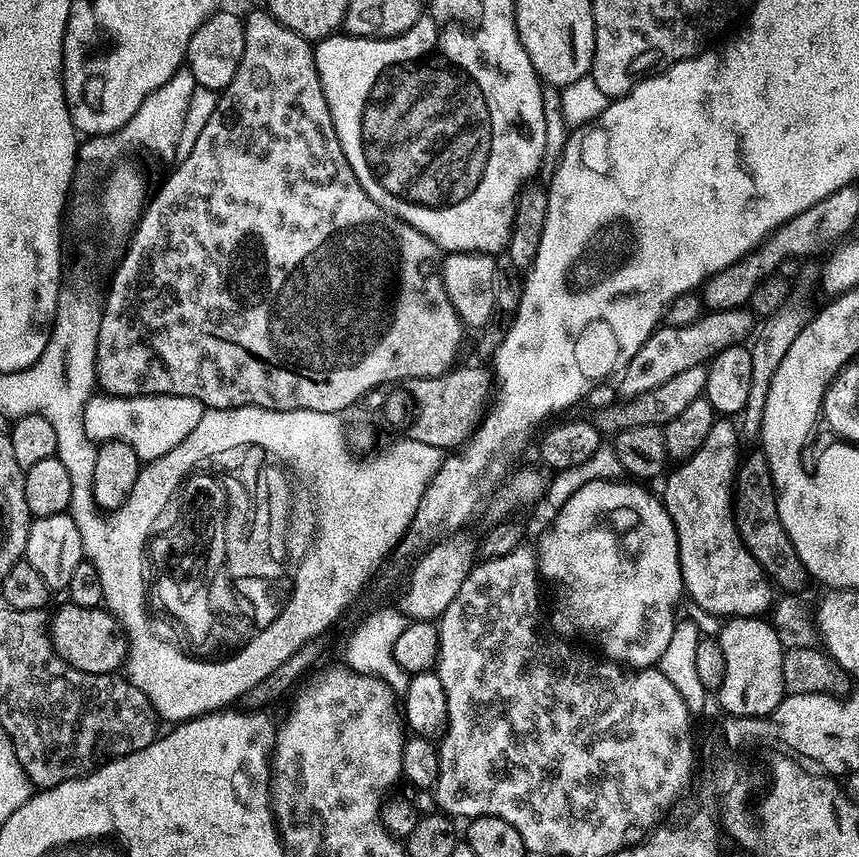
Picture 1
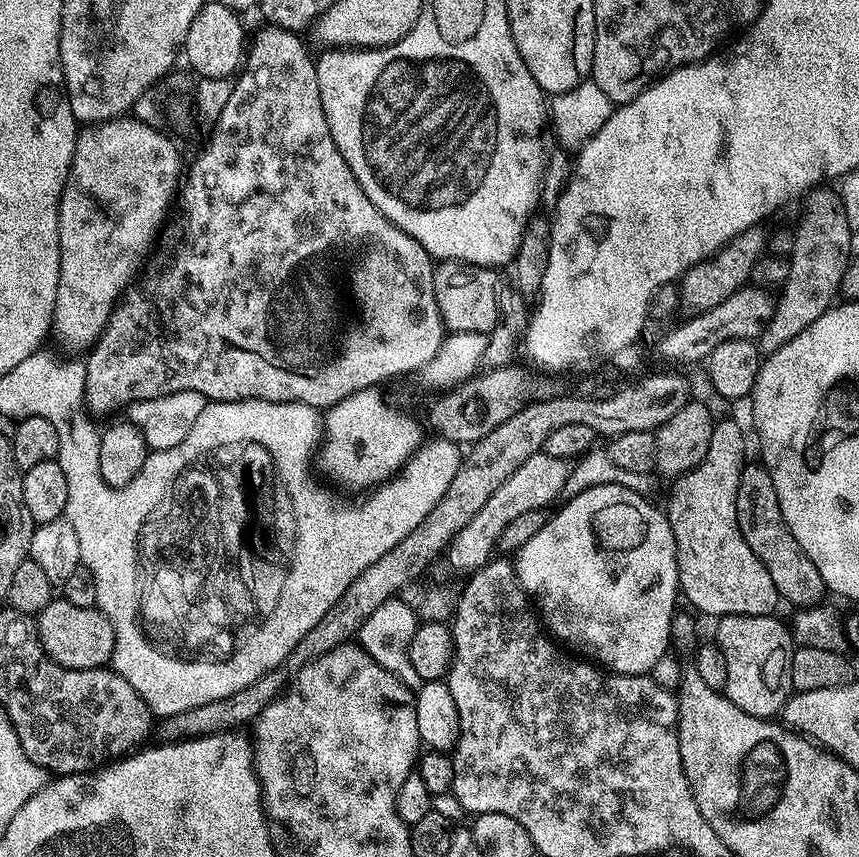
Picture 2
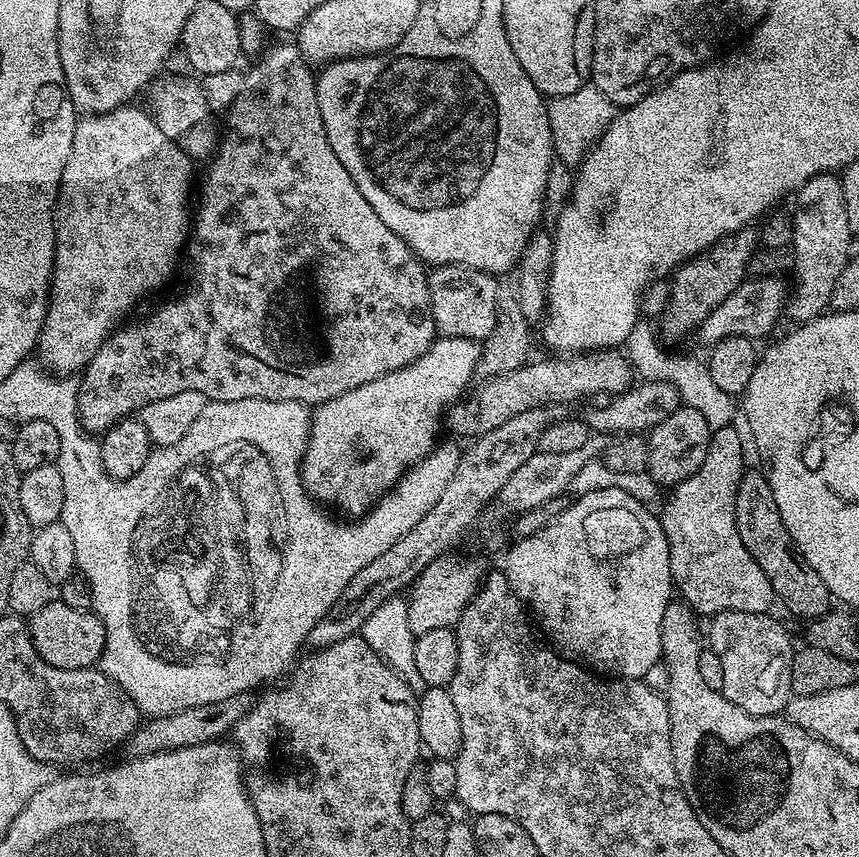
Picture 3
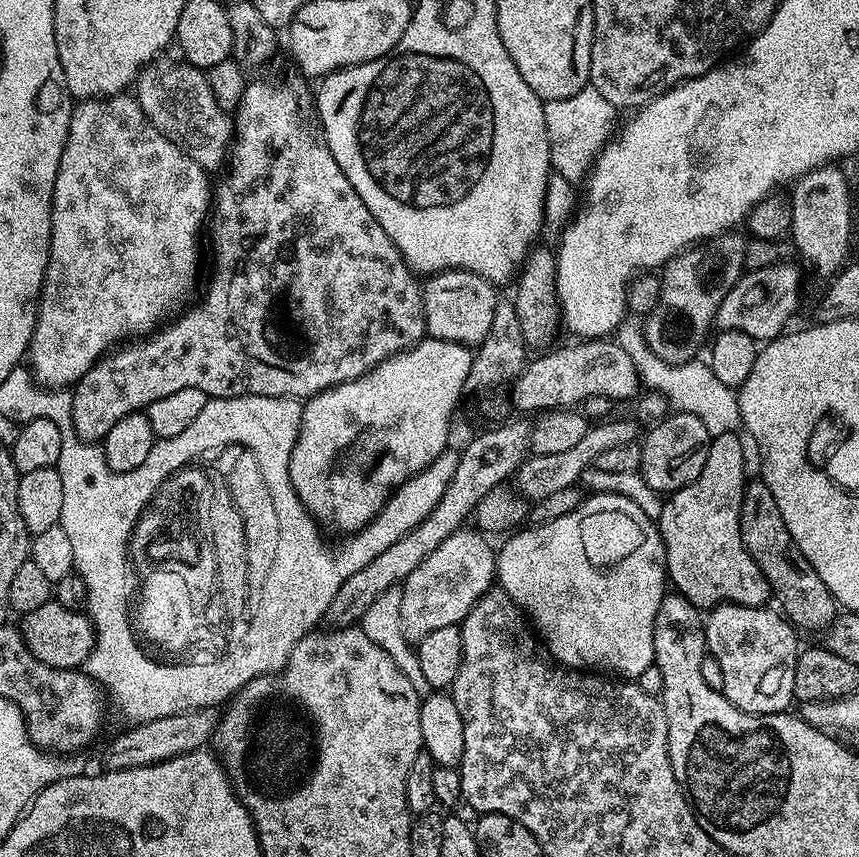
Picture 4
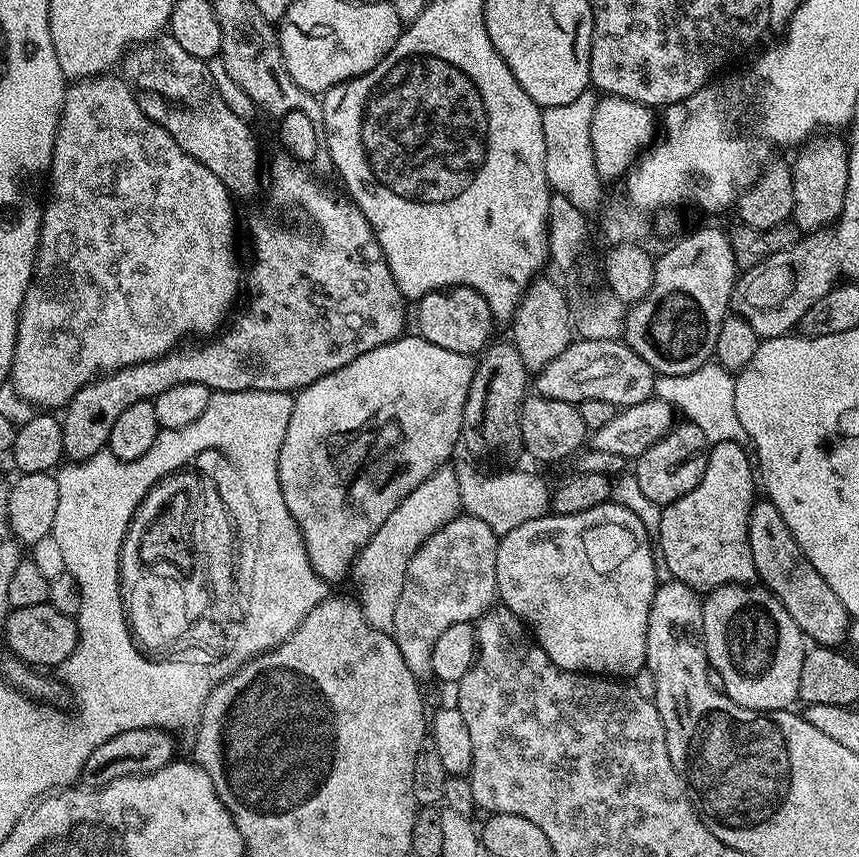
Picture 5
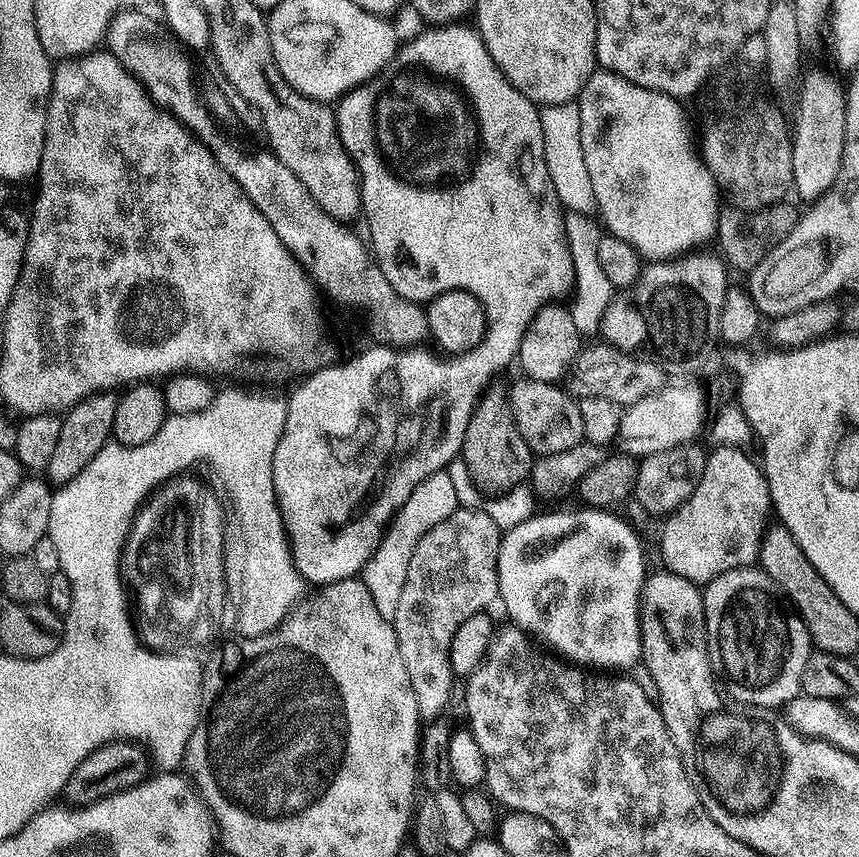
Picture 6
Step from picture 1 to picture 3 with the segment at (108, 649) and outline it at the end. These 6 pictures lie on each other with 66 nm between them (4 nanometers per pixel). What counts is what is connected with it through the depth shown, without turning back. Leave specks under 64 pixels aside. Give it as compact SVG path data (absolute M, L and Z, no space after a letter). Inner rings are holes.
M58 598L42 606L42 610L31 616L28 620L28 632L38 654L42 654L42 658L50 662L50 666L58 666L62 670L93 667L104 653L106 630L96 613L91 610L74 610L74 606L66 606Z

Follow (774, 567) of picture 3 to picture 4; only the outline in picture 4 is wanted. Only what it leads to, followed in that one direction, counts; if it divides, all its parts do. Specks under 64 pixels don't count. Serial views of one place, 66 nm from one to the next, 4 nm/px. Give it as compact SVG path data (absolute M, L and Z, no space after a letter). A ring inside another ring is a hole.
M749 479L744 485L740 529L750 558L758 562L758 570L762 570L771 595L789 624L800 630L816 632L819 628L826 630L836 621L836 599L830 594L826 582L818 578L818 570L814 570L802 550L798 550L794 538L790 538L790 530L786 530L786 522L782 522L782 513L778 511L778 502L774 502L774 494L770 494L770 486L766 486L763 479Z

